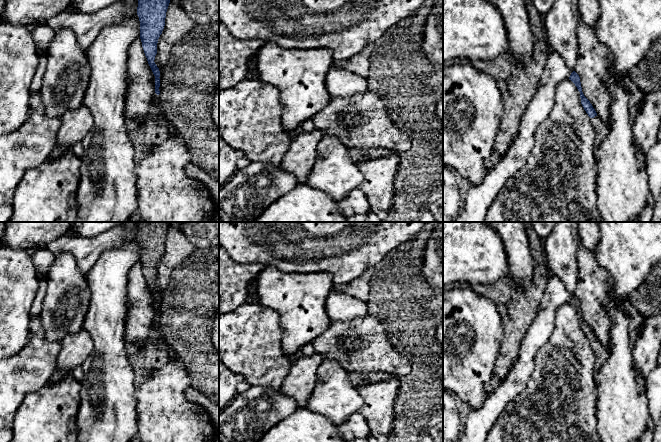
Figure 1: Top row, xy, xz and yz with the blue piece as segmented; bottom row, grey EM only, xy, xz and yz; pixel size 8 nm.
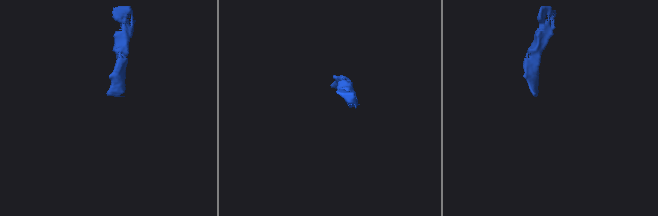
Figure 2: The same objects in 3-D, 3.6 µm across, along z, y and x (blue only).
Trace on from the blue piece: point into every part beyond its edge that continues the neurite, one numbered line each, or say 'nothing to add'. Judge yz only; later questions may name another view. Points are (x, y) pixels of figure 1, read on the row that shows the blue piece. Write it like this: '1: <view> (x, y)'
1: yz (601, 128)

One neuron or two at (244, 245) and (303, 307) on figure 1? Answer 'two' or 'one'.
two

